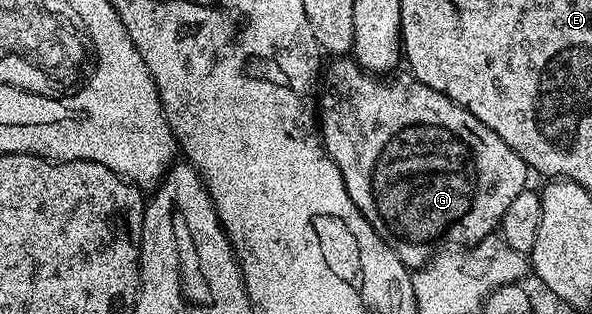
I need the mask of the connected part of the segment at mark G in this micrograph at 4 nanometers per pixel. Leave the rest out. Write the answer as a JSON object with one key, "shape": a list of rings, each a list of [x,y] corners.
{"shape":[[[347,55],[336,56],[332,61],[335,62],[328,69],[326,66],[322,70],[321,88],[317,93],[317,128],[323,143],[323,150],[333,159],[333,163],[337,163],[337,171],[341,171],[341,179],[345,179],[345,191],[349,191],[349,199],[357,203],[357,211],[365,215],[373,231],[381,235],[383,242],[402,259],[403,264],[408,267],[418,267],[424,264],[423,248],[433,244],[434,241],[441,240],[446,233],[448,239],[451,240],[448,242],[455,247],[474,247],[485,238],[492,236],[498,230],[509,203],[513,203],[513,199],[517,199],[517,195],[521,195],[521,191],[528,188],[529,170],[521,159],[521,155],[517,155],[517,151],[513,151],[513,147],[509,147],[509,143],[505,143],[501,135],[489,131],[489,127],[485,127],[485,123],[481,123],[477,115],[473,115],[456,101],[450,101],[446,93],[433,91],[433,87],[425,87],[421,82],[408,79],[406,76],[386,81],[388,79],[386,76],[376,75],[361,68]]]}

